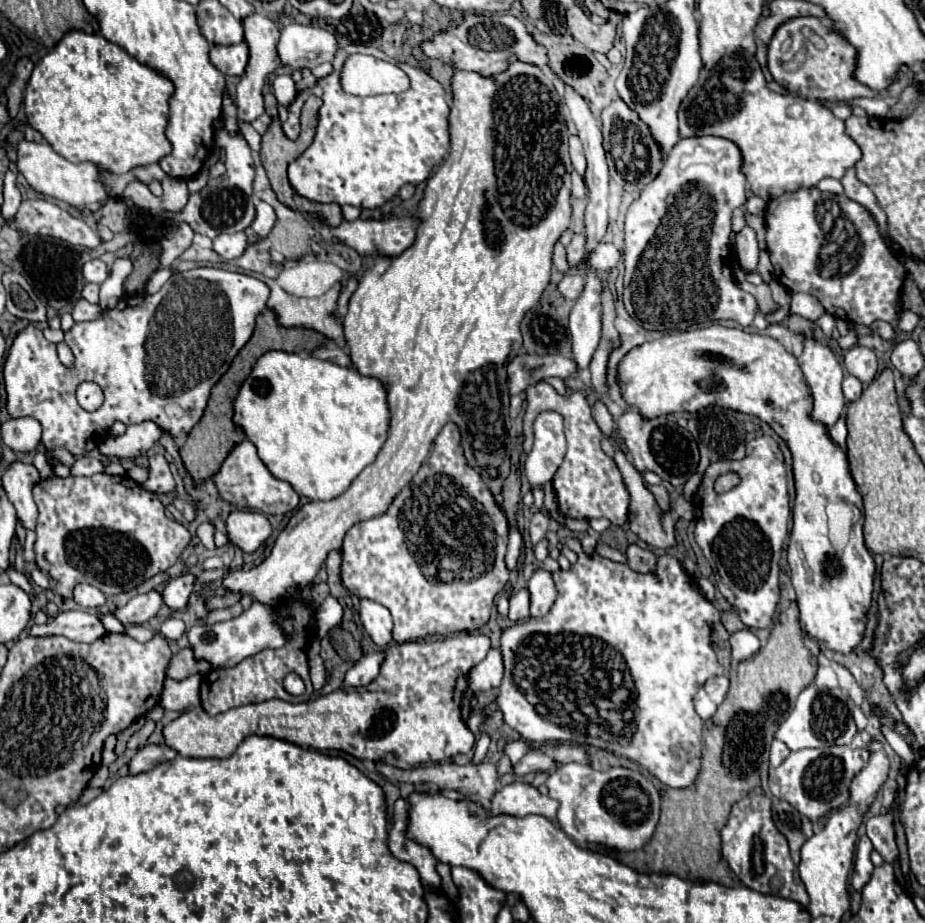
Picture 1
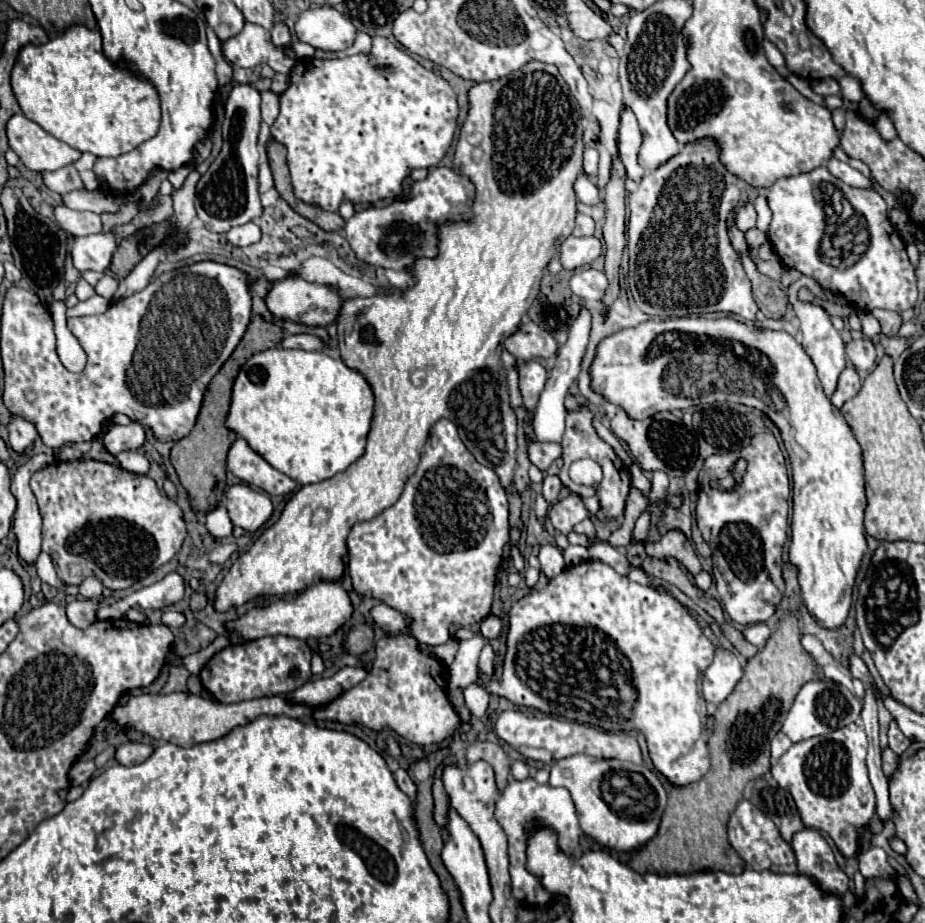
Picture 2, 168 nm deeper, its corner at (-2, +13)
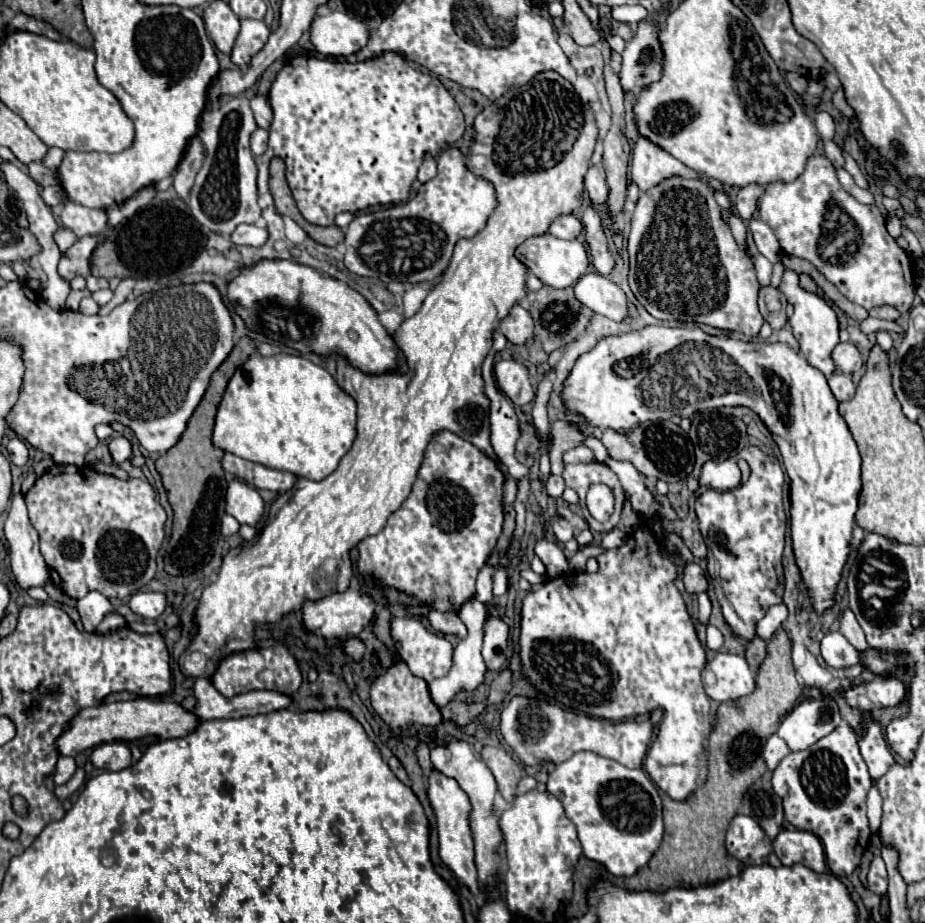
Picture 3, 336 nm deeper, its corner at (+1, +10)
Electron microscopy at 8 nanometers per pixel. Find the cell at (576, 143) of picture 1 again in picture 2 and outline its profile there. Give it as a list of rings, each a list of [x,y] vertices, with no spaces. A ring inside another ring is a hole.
[[[585,147],[585,153],[583,153],[583,169],[589,177],[593,177],[597,173],[597,161],[599,161],[599,155],[595,149],[591,147]]]

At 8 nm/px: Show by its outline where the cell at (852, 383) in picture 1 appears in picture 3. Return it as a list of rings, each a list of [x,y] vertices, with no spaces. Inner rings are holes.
[[[834,372],[828,378],[828,384],[830,384],[830,390],[832,390],[832,394],[836,396],[838,402],[850,400],[854,396],[854,392],[856,392],[856,386],[852,384],[850,376],[848,374],[842,374],[842,372]]]

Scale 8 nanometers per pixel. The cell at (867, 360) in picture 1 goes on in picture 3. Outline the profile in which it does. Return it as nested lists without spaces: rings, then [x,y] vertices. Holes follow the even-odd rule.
[[[840,342],[840,344],[832,350],[832,360],[834,360],[834,364],[836,364],[836,370],[838,370],[838,372],[844,372],[844,374],[852,374],[852,372],[860,370],[862,364],[864,364],[858,348],[856,348],[854,344],[850,344],[850,342],[848,342],[848,344],[842,344],[842,342]]]

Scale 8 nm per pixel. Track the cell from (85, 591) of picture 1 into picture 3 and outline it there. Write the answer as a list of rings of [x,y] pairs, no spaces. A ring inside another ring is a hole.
[[[88,592],[84,598],[78,600],[76,604],[84,630],[86,632],[94,632],[96,626],[100,624],[100,620],[108,614],[108,612],[116,612],[116,608],[110,604],[110,600],[106,596],[102,596],[100,592]]]

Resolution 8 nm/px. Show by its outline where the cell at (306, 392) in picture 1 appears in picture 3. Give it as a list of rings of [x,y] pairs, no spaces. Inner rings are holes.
[[[260,354],[250,356],[230,378],[218,406],[212,432],[214,446],[224,452],[310,480],[322,480],[332,474],[340,458],[350,450],[354,438],[356,402],[336,384],[328,370],[294,354],[276,354],[270,358],[264,358]]]

